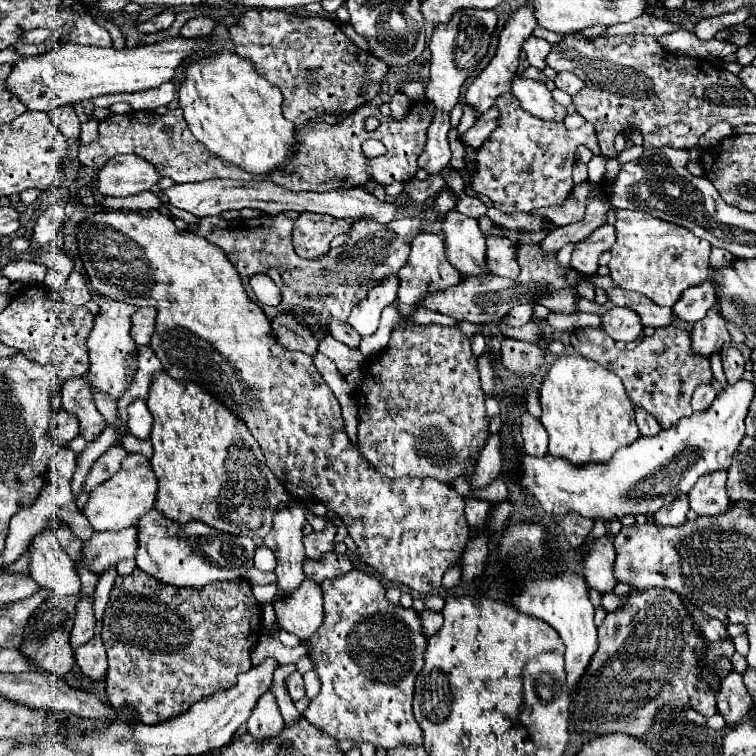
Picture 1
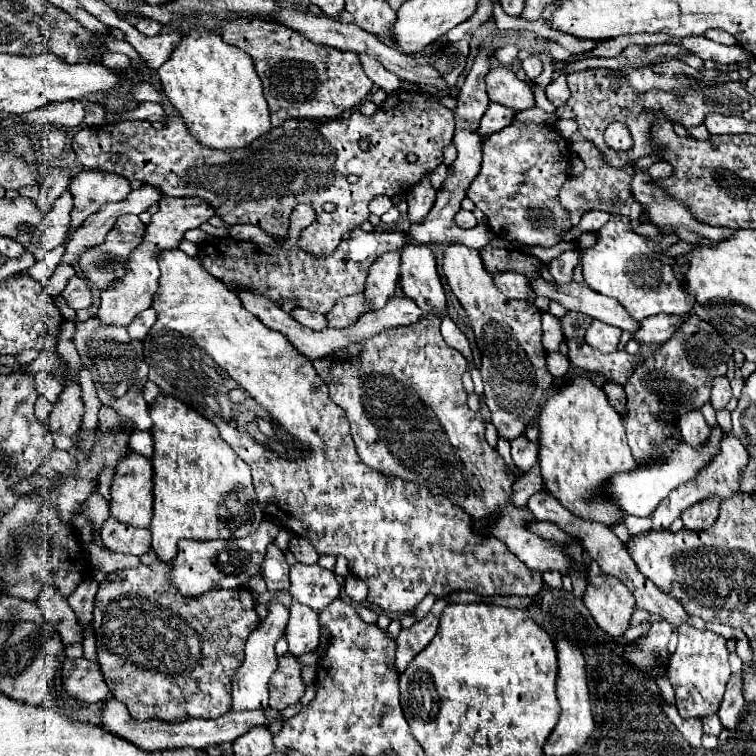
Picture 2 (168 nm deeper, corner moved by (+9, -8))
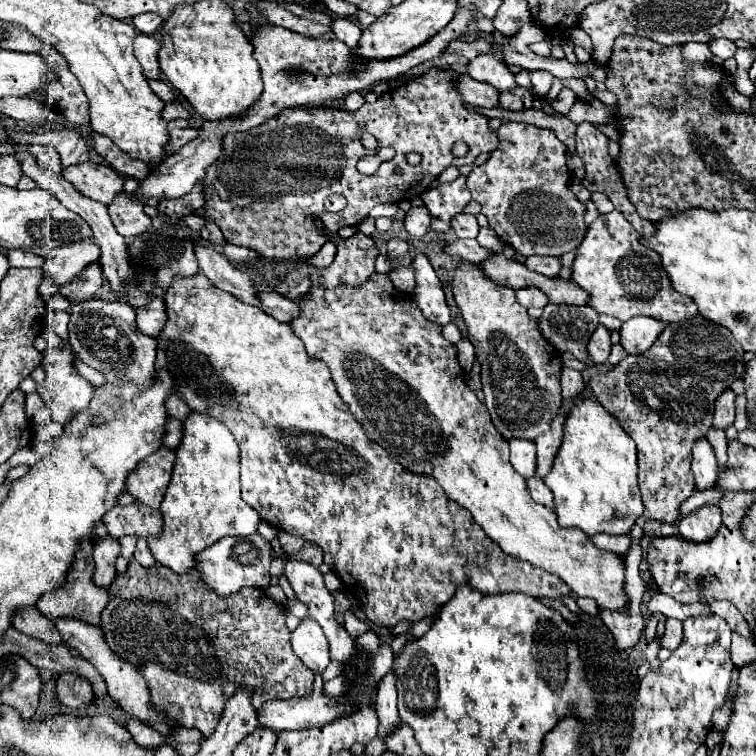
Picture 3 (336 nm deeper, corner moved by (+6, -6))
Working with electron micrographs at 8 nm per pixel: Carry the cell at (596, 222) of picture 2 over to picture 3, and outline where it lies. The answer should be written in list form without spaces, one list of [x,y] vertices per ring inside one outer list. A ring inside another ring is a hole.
[[[592,193],[591,201],[594,203],[594,205],[596,205],[596,209],[598,209],[598,213],[600,213],[600,215],[604,215],[604,213],[610,213],[610,211],[614,210],[612,201],[610,201],[610,199],[604,195],[604,193]]]

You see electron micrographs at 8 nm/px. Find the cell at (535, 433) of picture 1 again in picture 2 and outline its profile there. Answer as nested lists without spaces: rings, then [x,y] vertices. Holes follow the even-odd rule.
[[[525,435],[517,437],[517,439],[511,439],[511,457],[513,457],[513,463],[515,467],[521,471],[521,473],[527,473],[535,463],[537,463],[537,445],[531,443]]]

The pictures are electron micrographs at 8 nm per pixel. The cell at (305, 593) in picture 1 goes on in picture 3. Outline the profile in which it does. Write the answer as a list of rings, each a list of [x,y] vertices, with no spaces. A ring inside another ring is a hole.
[[[310,617],[300,619],[300,625],[296,627],[296,631],[292,631],[290,641],[294,653],[310,671],[322,673],[328,667],[328,639],[324,637],[324,631],[320,629],[320,625],[316,625],[316,621],[312,621]]]

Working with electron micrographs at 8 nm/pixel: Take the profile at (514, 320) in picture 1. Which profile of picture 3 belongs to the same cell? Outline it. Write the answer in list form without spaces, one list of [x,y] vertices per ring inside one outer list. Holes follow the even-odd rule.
[[[458,239],[454,243],[448,245],[446,249],[450,255],[458,255],[460,259],[468,259],[476,265],[480,265],[480,261],[488,261],[488,255],[494,255],[494,251],[484,249],[476,239]]]

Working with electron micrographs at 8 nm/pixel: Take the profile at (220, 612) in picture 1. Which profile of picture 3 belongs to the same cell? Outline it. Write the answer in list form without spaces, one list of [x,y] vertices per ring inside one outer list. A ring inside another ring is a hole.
[[[130,561],[126,573],[118,575],[108,587],[108,597],[110,601],[100,619],[104,639],[118,657],[140,669],[148,681],[150,701],[162,717],[174,719],[184,727],[196,727],[210,737],[224,703],[240,685],[256,689],[256,707],[270,699],[306,697],[312,693],[314,673],[304,669],[304,663],[290,647],[290,631],[284,623],[286,611],[272,603],[264,589],[242,589],[232,597],[220,597],[200,581],[194,569],[180,575],[160,563],[146,569],[138,561]]]

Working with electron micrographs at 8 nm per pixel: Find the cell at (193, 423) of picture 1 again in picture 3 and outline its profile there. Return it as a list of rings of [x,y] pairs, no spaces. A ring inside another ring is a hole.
[[[190,411],[184,419],[182,433],[172,479],[160,507],[164,531],[148,539],[154,559],[176,573],[190,571],[194,555],[218,539],[252,535],[262,521],[260,515],[240,497],[240,451],[228,427],[210,415]]]

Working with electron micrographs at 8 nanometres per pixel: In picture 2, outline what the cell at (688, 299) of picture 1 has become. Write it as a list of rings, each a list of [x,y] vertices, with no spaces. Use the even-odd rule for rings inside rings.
[[[657,315],[643,319],[639,329],[633,333],[633,339],[639,345],[651,345],[651,343],[665,343],[669,335],[677,329],[677,323],[681,323],[683,317],[679,315]]]

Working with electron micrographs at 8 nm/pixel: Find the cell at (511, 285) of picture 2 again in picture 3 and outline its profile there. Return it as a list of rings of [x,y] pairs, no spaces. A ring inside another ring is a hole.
[[[526,287],[526,289],[518,289],[516,291],[516,299],[520,301],[520,305],[524,307],[546,307],[548,299],[546,295],[536,289],[536,287]]]

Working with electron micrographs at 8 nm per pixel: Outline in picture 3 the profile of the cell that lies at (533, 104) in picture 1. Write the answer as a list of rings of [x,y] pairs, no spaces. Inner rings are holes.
[[[478,55],[476,59],[472,59],[468,63],[468,75],[476,81],[482,81],[482,83],[496,87],[500,93],[516,87],[514,73],[496,55]]]

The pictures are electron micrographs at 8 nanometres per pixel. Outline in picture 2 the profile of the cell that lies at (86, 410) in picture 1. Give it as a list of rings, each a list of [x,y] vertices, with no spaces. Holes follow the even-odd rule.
[[[37,373],[35,375],[35,385],[37,385],[37,393],[43,395],[45,399],[49,399],[51,403],[57,401],[57,395],[61,391],[61,381],[57,381],[53,375],[49,373]]]

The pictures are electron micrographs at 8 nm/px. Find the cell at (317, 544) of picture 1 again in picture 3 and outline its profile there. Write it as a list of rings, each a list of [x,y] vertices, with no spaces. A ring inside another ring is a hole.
[[[280,531],[278,539],[280,539],[282,549],[290,555],[290,559],[306,561],[306,563],[310,563],[314,567],[322,565],[322,549],[316,543],[304,541],[304,539],[300,539],[296,535],[290,535],[290,533],[284,533],[284,531]]]

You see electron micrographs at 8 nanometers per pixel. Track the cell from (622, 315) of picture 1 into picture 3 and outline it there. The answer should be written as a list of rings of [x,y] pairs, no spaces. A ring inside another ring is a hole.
[[[598,325],[598,329],[592,333],[590,343],[588,343],[590,359],[592,359],[596,365],[606,363],[606,361],[608,361],[608,355],[610,355],[610,347],[612,347],[610,329],[604,327],[604,325]]]

